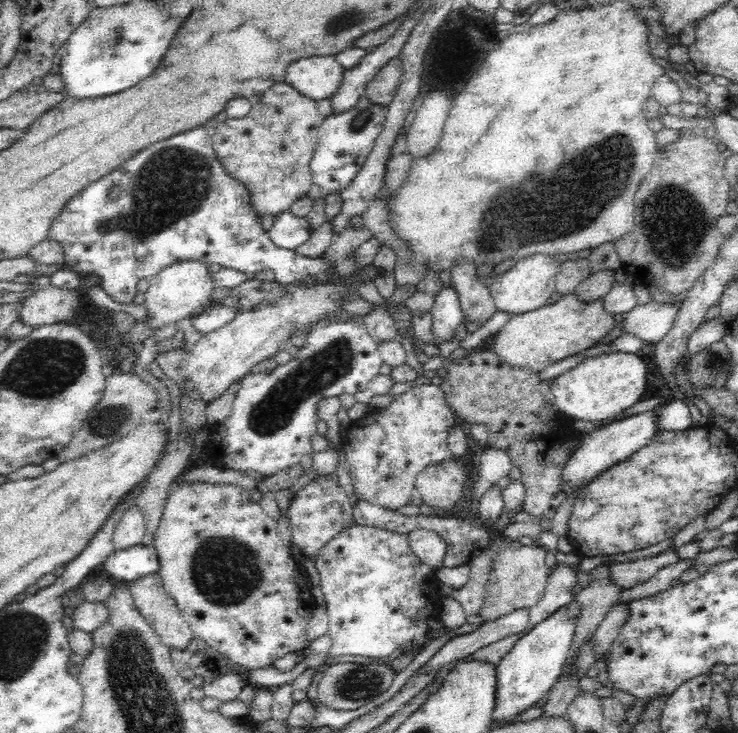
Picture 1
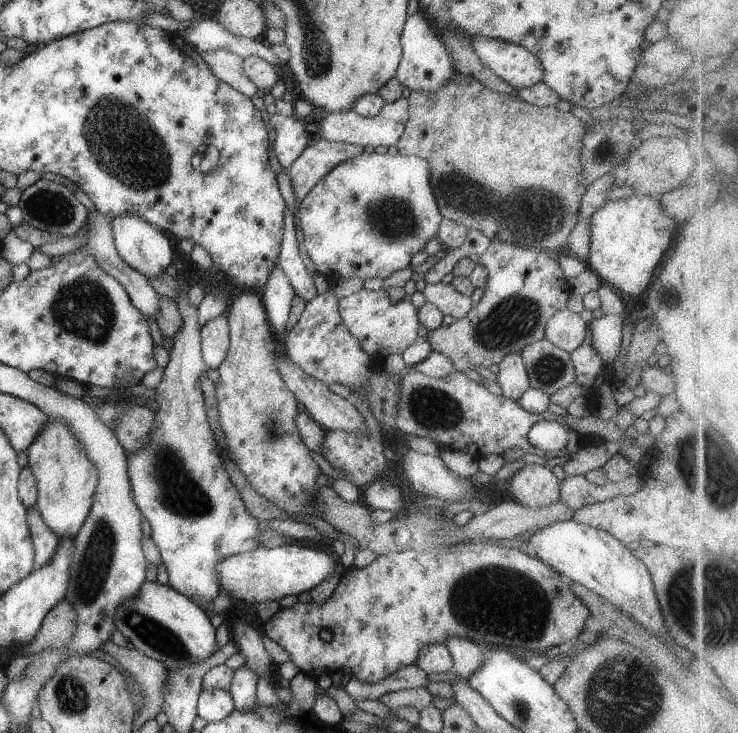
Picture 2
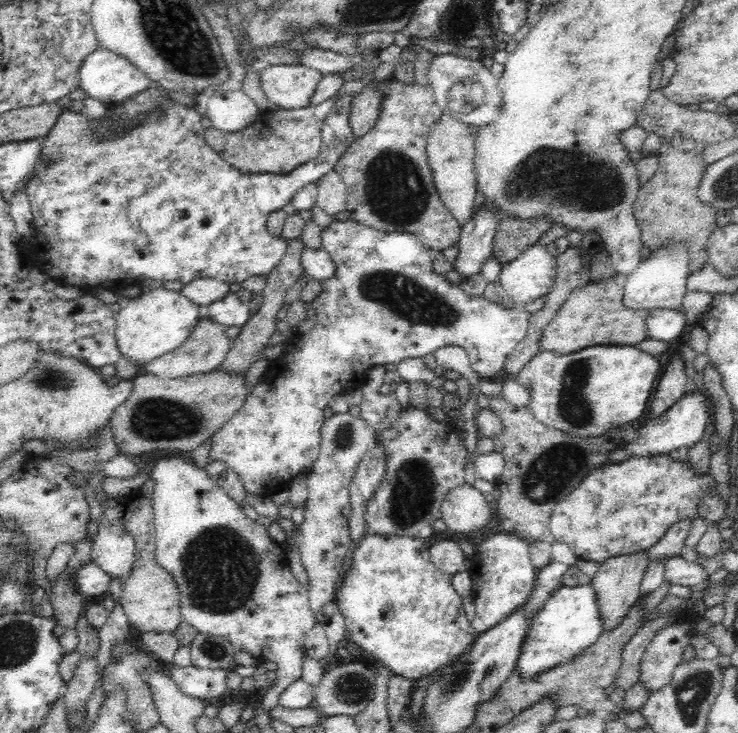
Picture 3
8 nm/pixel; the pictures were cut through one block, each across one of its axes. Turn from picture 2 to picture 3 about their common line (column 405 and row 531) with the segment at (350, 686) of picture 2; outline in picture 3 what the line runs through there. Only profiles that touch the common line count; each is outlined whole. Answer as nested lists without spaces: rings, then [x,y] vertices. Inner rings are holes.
[[[686,518],[676,522],[652,548],[649,548],[649,562],[680,557],[691,530],[691,522],[692,520]]]

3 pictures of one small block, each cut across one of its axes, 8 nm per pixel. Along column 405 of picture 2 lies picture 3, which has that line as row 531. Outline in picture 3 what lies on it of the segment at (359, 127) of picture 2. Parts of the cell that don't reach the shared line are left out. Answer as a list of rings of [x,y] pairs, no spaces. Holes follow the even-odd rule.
[[[105,520],[98,523],[98,534],[92,544],[91,561],[97,564],[113,580],[128,574],[136,554],[136,539],[121,524],[107,526]]]

